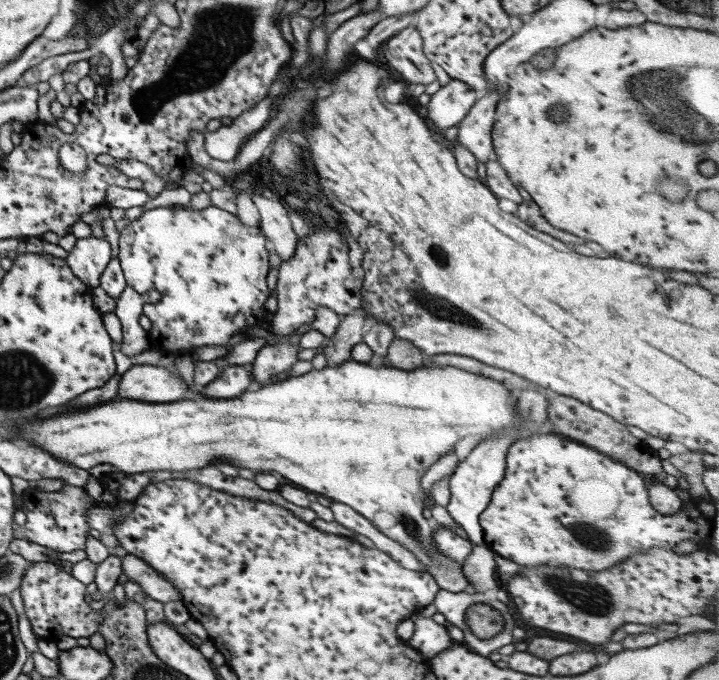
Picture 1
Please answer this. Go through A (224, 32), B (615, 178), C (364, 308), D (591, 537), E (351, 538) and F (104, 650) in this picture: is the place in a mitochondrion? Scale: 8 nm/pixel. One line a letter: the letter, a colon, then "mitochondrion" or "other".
A: mitochondrion
B: other
C: other
D: mitochondrion
E: other
F: other

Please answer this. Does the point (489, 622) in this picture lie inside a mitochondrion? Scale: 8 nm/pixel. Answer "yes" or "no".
yes

